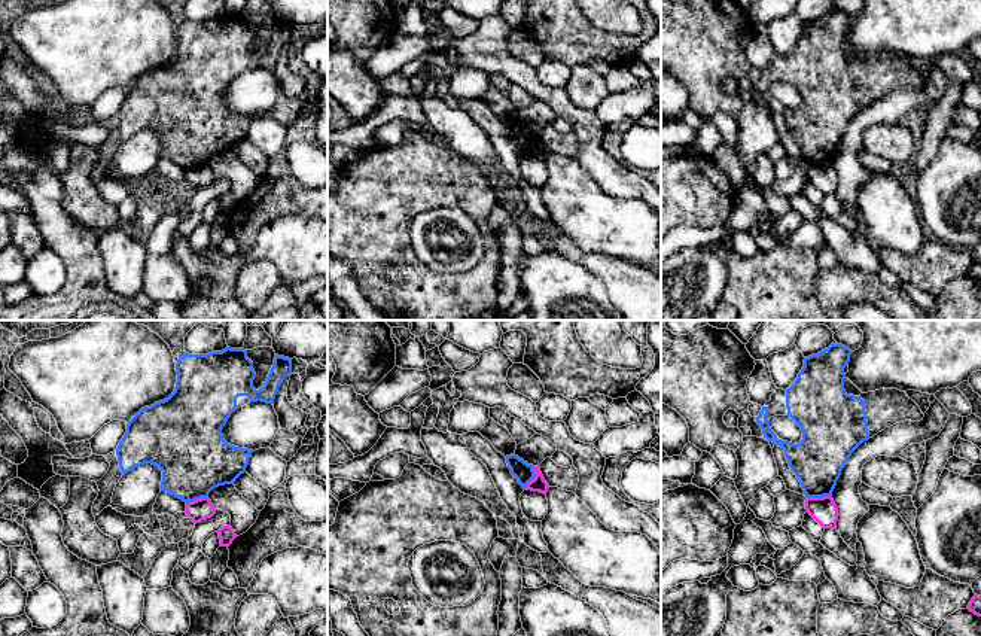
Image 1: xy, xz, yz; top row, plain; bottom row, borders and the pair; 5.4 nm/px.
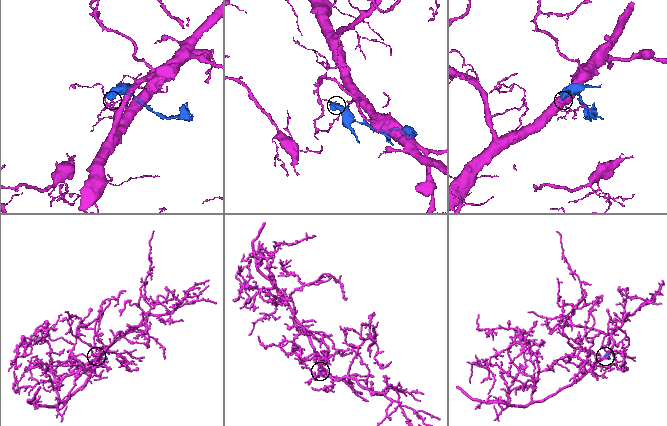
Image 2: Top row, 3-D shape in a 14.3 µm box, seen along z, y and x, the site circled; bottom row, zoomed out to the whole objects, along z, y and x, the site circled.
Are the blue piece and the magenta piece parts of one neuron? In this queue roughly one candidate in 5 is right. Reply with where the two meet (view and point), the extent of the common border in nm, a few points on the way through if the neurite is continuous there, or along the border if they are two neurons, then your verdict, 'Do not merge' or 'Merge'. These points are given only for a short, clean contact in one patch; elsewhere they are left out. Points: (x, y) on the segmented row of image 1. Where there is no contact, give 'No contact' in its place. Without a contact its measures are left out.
Touches blue at xz (533, 478). Shared border 140 nm. Boundary: xz (535, 466), (535, 477), (524, 489). Do not merge

